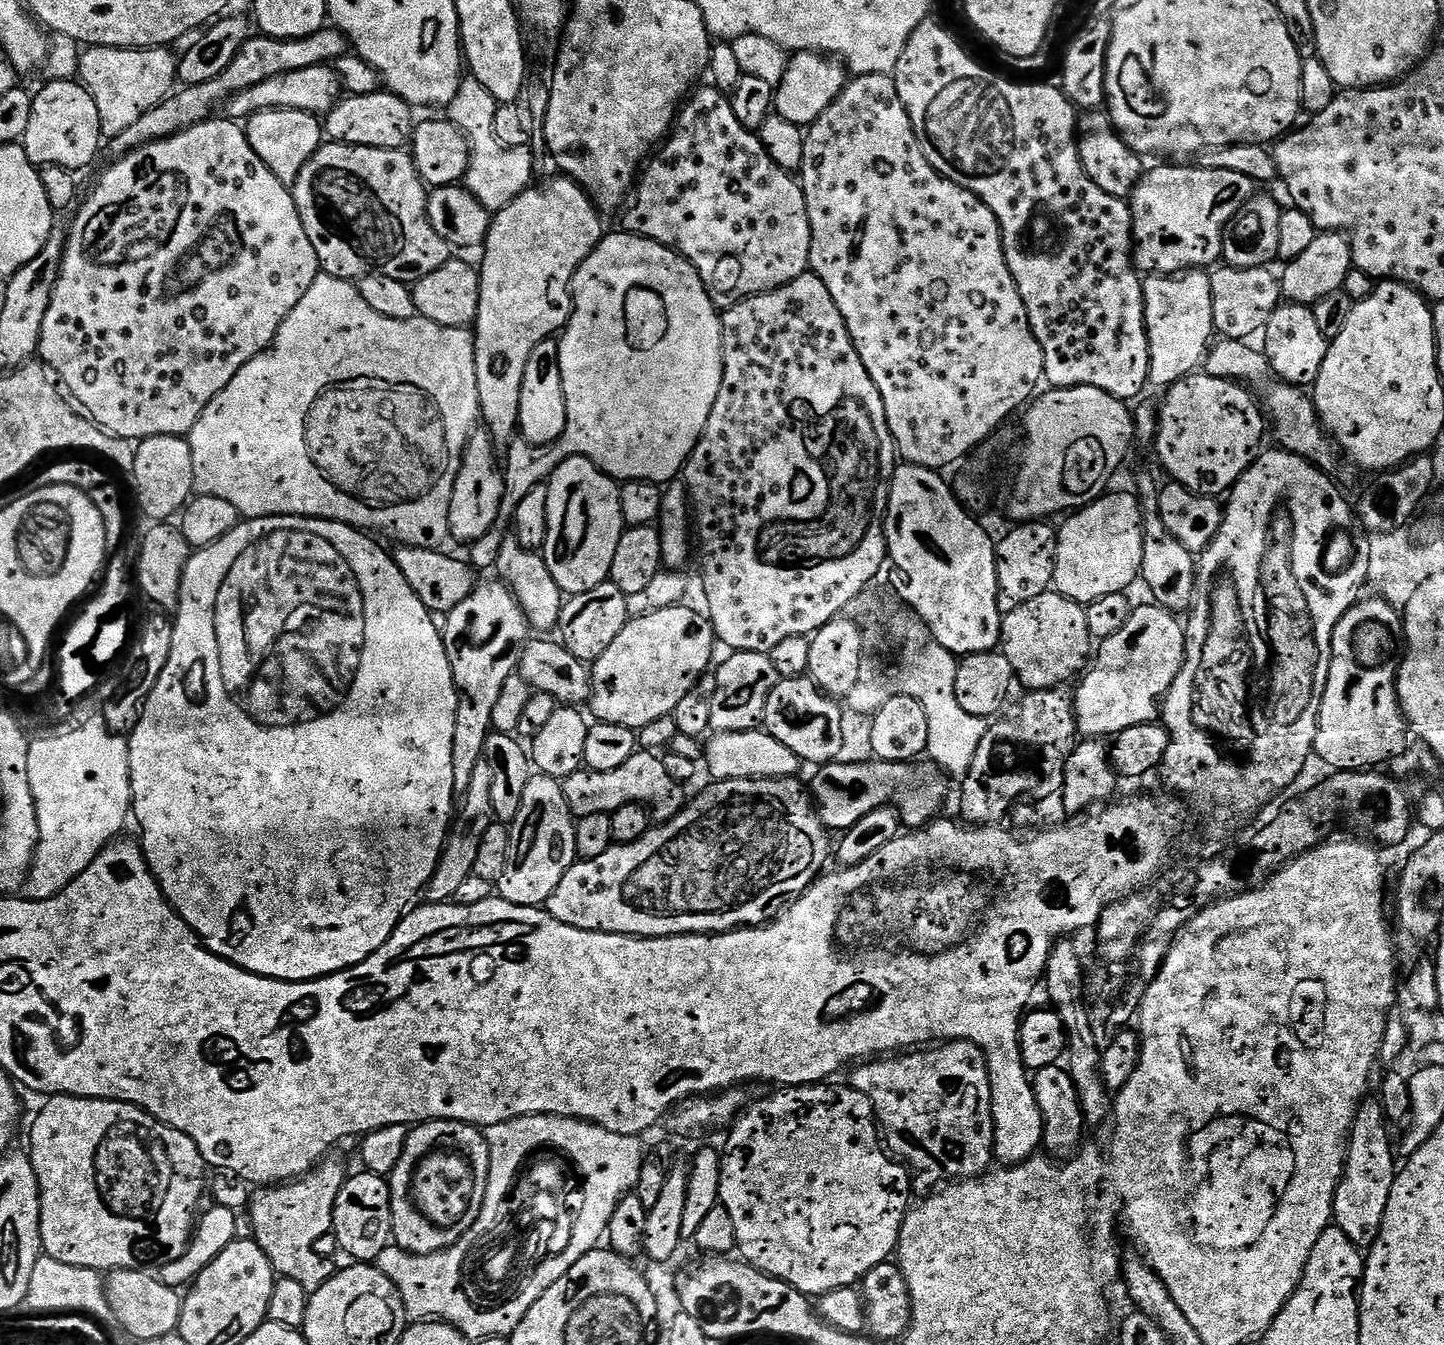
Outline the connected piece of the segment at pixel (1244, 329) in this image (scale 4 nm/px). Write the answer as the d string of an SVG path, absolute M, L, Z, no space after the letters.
M1220 266L1211 273L1210 302L1214 302L1213 329L1223 339L1247 341L1248 336L1263 333L1270 314L1282 303L1279 275L1271 267L1229 268Z

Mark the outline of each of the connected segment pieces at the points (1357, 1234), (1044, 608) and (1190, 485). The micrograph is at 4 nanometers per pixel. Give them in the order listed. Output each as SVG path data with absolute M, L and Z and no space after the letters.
M1376 1098L1372 1099L1365 1099L1356 1112L1356 1118L1352 1123L1352 1133L1348 1139L1348 1157L1344 1163L1344 1173L1332 1203L1332 1218L1335 1227L1340 1228L1342 1234L1346 1234L1346 1238L1350 1238L1350 1242L1354 1242L1354 1246L1361 1250L1371 1248L1378 1238L1380 1227L1382 1226L1382 1218L1386 1214L1386 1202L1390 1202L1390 1190L1394 1186L1398 1171L1396 1156L1392 1153L1394 1140L1388 1137L1390 1120L1385 1116L1385 1108L1381 1101Z
M1049 590L1038 598L1030 598L1012 612L1003 613L999 651L1008 659L1015 679L1025 684L1025 689L1042 692L1067 685L1071 676L1079 677L1085 671L1094 648L1094 641L1086 626L1085 605L1076 604L1062 593Z
M1193 374L1182 377L1163 393L1154 449L1175 483L1197 496L1220 498L1232 491L1256 459L1264 432L1266 436L1261 405L1252 401L1247 390L1235 380Z

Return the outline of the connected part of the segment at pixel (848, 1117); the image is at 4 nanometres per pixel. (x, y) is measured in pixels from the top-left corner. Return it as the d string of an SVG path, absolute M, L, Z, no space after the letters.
M836 1082L788 1086L783 1090L773 1091L776 1092L773 1096L768 1096L757 1104L756 1101L749 1103L740 1113L736 1123L731 1125L727 1133L728 1145L722 1148L720 1157L720 1204L726 1210L730 1210L730 1218L734 1218L734 1230L738 1230L736 1246L739 1255L760 1272L794 1286L809 1298L819 1298L839 1288L859 1285L864 1276L870 1274L870 1270L874 1270L874 1266L889 1263L891 1256L888 1255L891 1252L893 1255L897 1251L900 1231L913 1203L912 1196L914 1197L912 1177L907 1167L899 1159L889 1155L882 1143L882 1132L878 1127L876 1112L872 1109L870 1098L866 1098L866 1094L854 1087L843 1088L840 1084L832 1083Z

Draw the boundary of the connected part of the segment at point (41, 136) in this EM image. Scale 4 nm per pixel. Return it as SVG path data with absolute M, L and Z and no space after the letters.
M48 80L45 85L32 97L32 113L26 125L23 148L30 162L41 169L58 166L79 173L80 168L90 167L100 152L98 106L94 106L94 98L90 98L83 84L76 80Z

